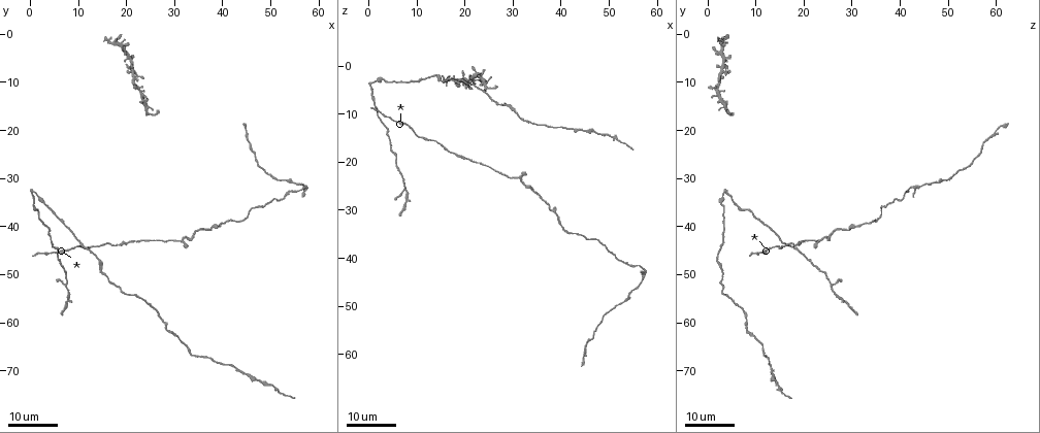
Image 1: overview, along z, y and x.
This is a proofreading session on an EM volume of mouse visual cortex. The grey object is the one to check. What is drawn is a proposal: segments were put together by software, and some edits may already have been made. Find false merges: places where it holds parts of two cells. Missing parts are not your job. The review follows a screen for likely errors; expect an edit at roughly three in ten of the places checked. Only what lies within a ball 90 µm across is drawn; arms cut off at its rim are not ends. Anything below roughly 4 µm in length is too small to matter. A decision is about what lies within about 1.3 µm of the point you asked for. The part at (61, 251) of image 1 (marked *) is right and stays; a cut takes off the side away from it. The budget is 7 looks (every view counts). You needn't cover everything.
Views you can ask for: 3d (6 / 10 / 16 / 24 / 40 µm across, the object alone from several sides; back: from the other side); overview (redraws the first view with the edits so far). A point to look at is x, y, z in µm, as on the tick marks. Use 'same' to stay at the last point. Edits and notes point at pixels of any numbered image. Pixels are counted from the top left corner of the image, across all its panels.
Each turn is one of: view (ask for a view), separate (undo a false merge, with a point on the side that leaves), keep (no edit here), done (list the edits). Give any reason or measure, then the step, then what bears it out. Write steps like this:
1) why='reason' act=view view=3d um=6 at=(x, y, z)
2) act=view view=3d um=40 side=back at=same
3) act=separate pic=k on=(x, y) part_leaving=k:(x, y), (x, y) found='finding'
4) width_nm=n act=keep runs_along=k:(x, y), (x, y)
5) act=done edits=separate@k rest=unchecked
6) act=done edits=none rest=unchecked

why='thick turns thin' act=view view=3d um=24 at=(14.0, 47.5, 2.0)

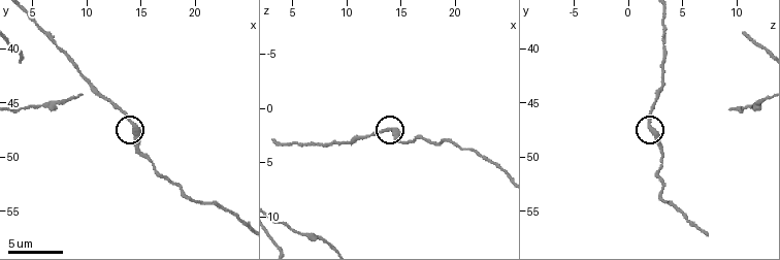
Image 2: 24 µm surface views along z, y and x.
act=view view=3d um=6 at=(14.4, 47.2, 2.0)

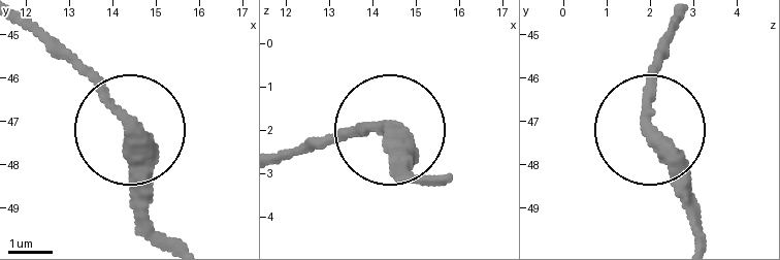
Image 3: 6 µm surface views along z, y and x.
width_nm=330 act=keep runs_along=3:(32, 26), (129, 125), (132, 210) found='continuous, no second cell'

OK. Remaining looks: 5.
why='calibre changes' act=view view=3d um=16 at=(30.0, 43.0, 23.0)

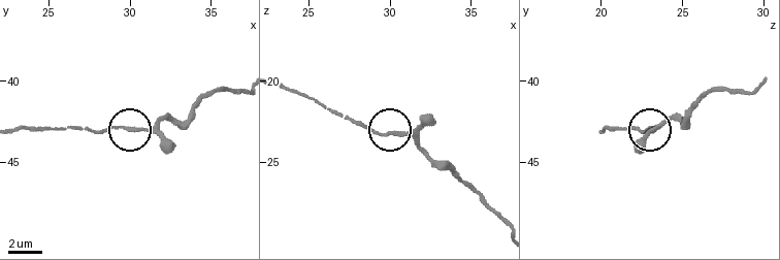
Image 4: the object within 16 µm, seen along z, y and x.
act=view view=3d um=10 at=(30.3, 43.0, 23.3)

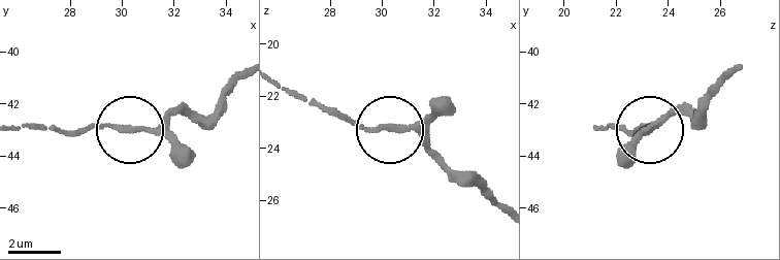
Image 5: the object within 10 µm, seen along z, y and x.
act=view view=3d um=10 side=back at=(30.3, 43.0, 23.2)

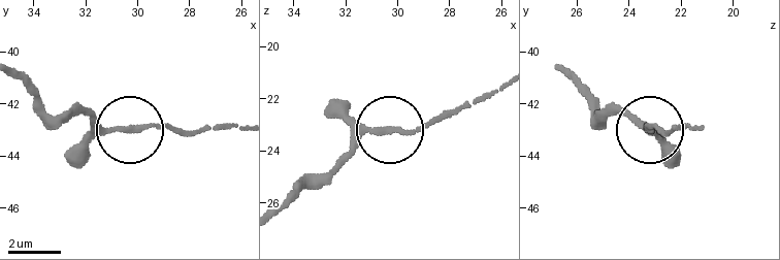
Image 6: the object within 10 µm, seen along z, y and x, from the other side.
width_nm=190 act=keep runs_along=6:(241, 128), (141, 123), (102, 130), (75, 117), (58, 117) found='all the same cell'

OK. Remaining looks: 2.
why='sudden change in width' act=view view=3d um=24 at=(57.0, 31.5, 42.0)

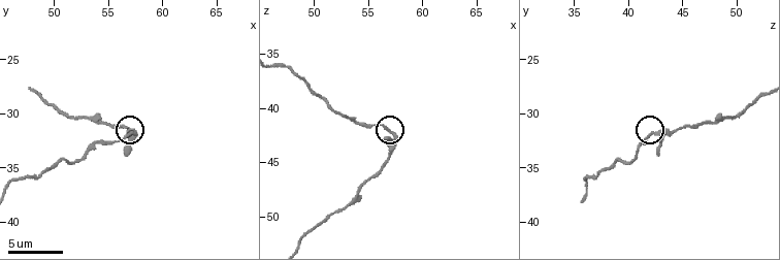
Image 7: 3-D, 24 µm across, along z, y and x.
act=view view=3d um=6 at=(56.8, 32.0, 42.0)

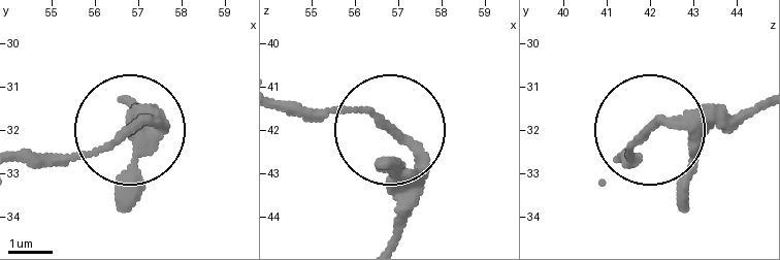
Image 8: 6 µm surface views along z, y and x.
act=keep runs_along=8:(621, 163), (665, 122), (740, 119) found='all the same cell'

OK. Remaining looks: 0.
act=done edits=none rest=unchecked

